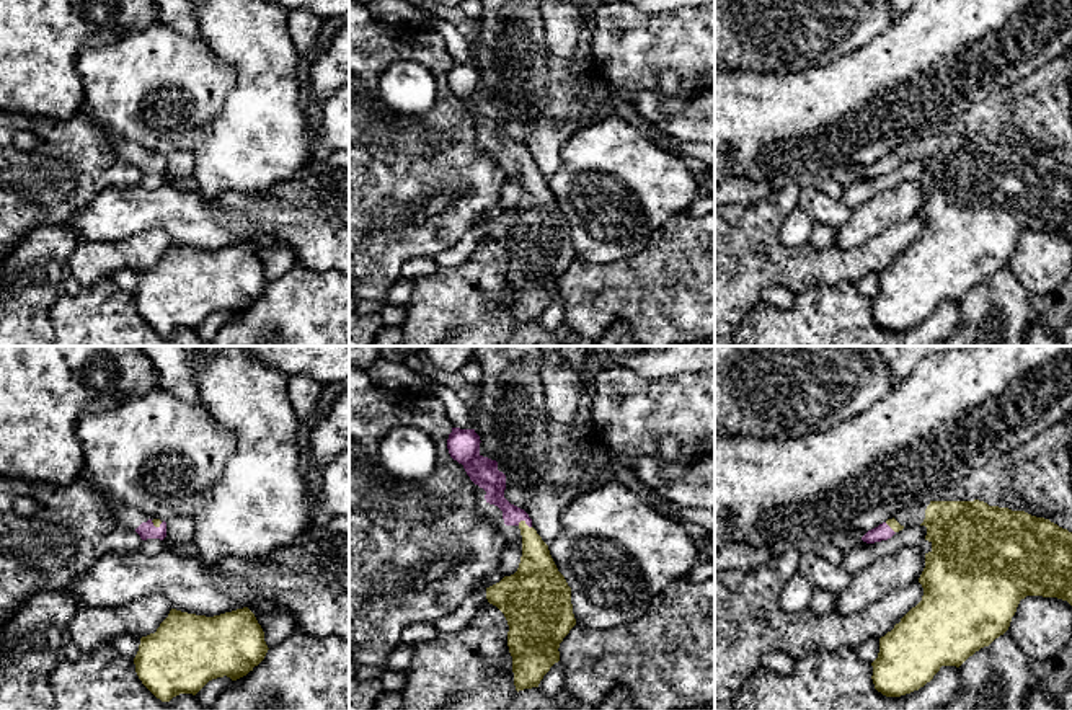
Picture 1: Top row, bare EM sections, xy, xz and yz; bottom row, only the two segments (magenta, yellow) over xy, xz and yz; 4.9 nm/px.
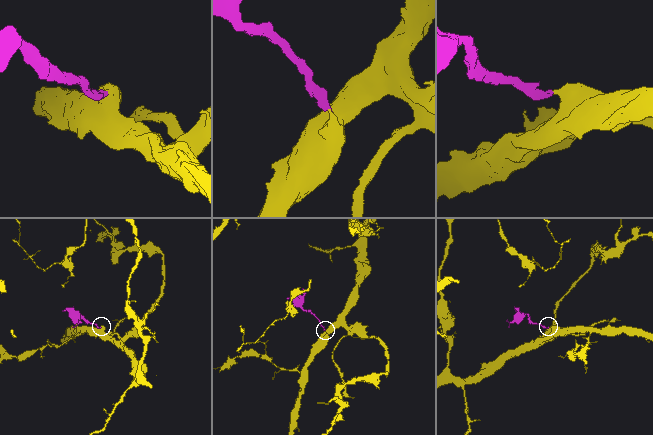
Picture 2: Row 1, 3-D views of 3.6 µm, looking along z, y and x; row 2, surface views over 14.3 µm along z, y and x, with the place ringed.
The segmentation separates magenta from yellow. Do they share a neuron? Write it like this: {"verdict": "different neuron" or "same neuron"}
{"verdict": "same neuron"}

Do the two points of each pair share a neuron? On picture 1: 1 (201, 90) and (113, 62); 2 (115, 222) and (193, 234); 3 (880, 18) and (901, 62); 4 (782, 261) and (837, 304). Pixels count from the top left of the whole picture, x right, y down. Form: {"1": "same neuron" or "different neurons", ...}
{"1": "same neuron", "2": "same neuron", "3": "different neurons", "4": "different neurons"}

